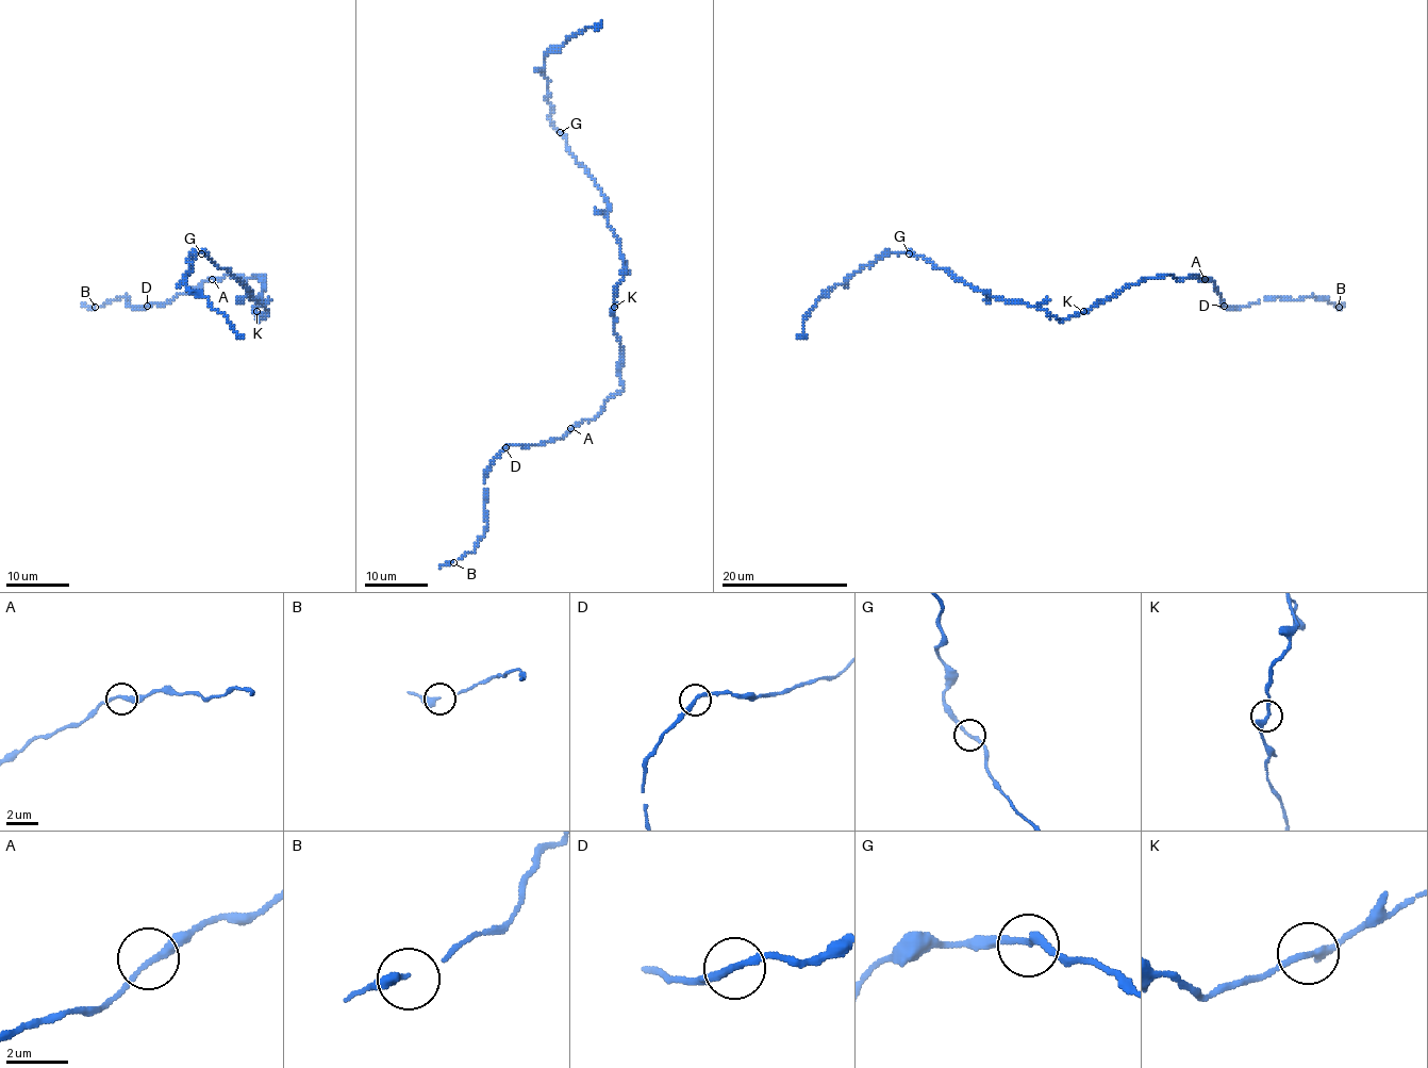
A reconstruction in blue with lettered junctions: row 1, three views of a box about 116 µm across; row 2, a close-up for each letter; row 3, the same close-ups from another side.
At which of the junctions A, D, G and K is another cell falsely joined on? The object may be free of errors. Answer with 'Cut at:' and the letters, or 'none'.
Cut at: none

